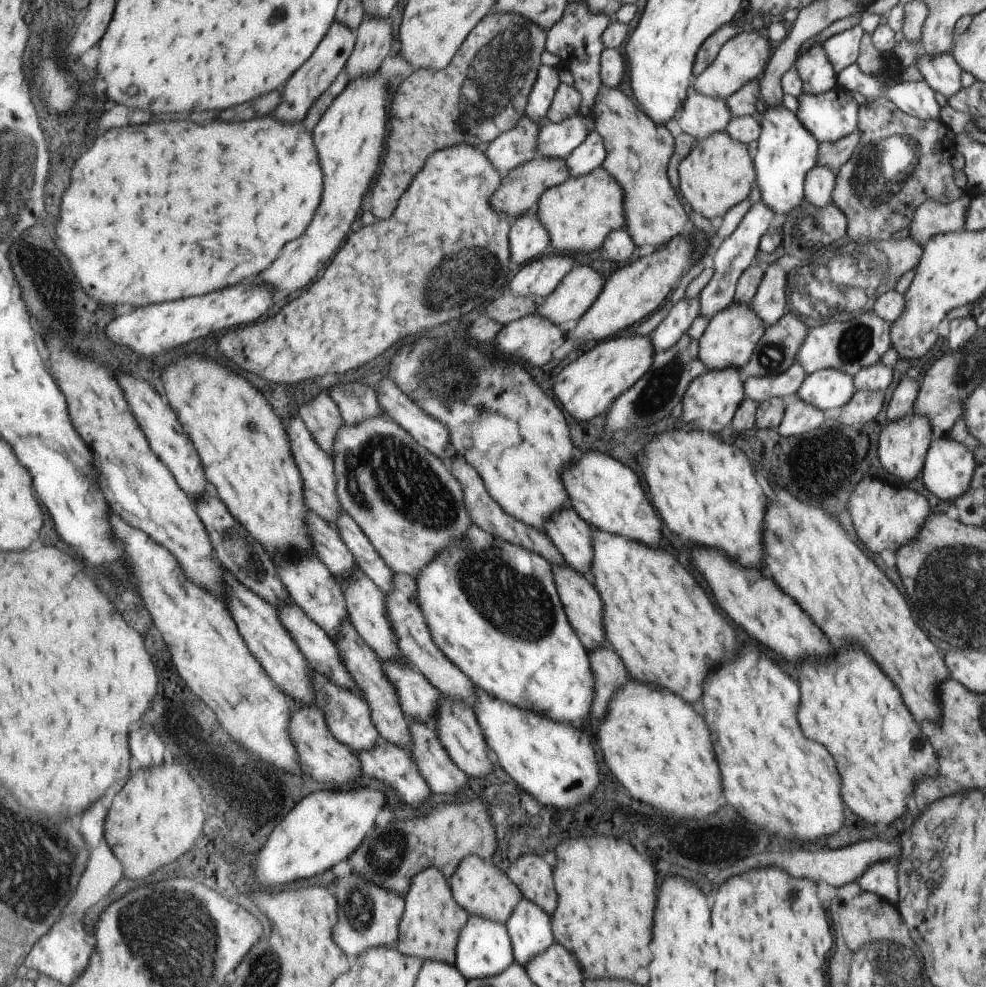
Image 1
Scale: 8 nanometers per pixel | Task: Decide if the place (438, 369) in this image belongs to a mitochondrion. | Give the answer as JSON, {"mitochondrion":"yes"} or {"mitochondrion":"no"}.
{"mitochondrion":"yes"}

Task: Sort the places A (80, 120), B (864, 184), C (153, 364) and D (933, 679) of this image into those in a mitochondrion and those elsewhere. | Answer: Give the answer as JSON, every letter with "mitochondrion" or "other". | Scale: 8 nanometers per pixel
{"A":"other","B":"mitochondrion","C":"other","D":"other"}

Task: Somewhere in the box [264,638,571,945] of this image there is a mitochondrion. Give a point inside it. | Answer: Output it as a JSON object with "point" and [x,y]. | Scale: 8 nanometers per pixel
{"point":[384,860]}

